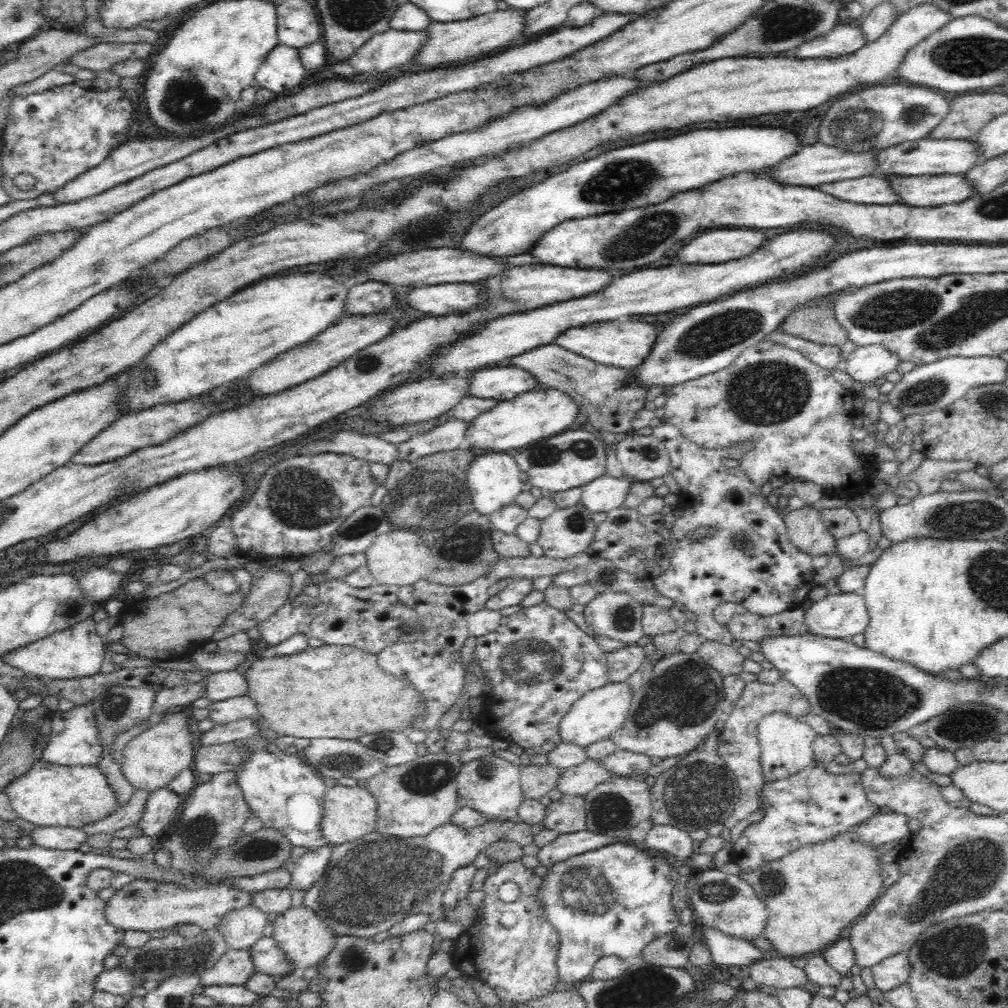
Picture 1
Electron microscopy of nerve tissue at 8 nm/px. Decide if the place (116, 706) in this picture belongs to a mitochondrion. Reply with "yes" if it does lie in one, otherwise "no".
yes

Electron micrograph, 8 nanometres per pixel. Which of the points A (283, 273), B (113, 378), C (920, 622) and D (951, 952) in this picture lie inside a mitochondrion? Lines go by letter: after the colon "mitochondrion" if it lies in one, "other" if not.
A: other
B: other
C: other
D: mitochondrion

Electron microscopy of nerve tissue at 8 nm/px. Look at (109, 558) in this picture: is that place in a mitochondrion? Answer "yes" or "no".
no

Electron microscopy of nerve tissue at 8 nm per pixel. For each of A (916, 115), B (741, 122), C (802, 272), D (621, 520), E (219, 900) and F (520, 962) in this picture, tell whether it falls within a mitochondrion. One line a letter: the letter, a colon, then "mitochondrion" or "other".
A: mitochondrion
B: other
C: other
D: other
E: other
F: other

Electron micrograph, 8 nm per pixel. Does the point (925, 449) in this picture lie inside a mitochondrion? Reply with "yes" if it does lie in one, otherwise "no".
no

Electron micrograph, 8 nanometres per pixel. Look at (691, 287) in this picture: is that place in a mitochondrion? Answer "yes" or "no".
no

